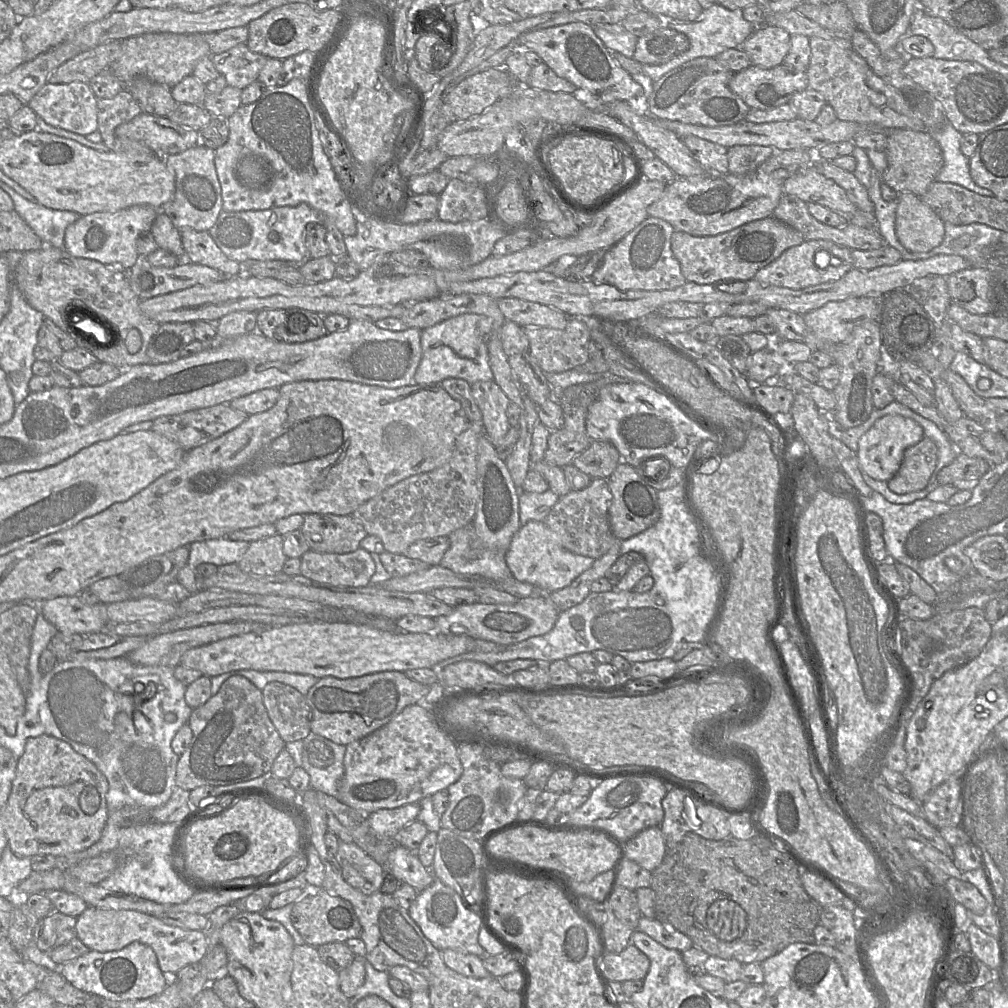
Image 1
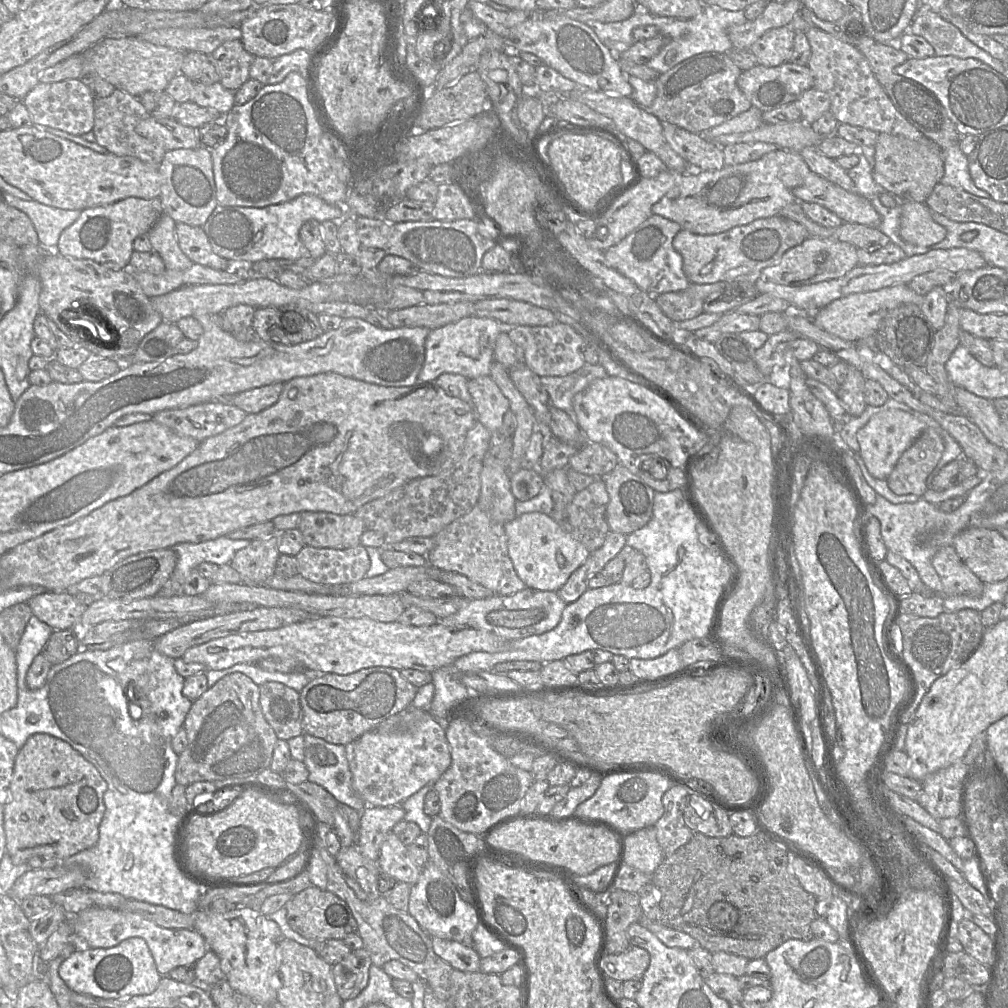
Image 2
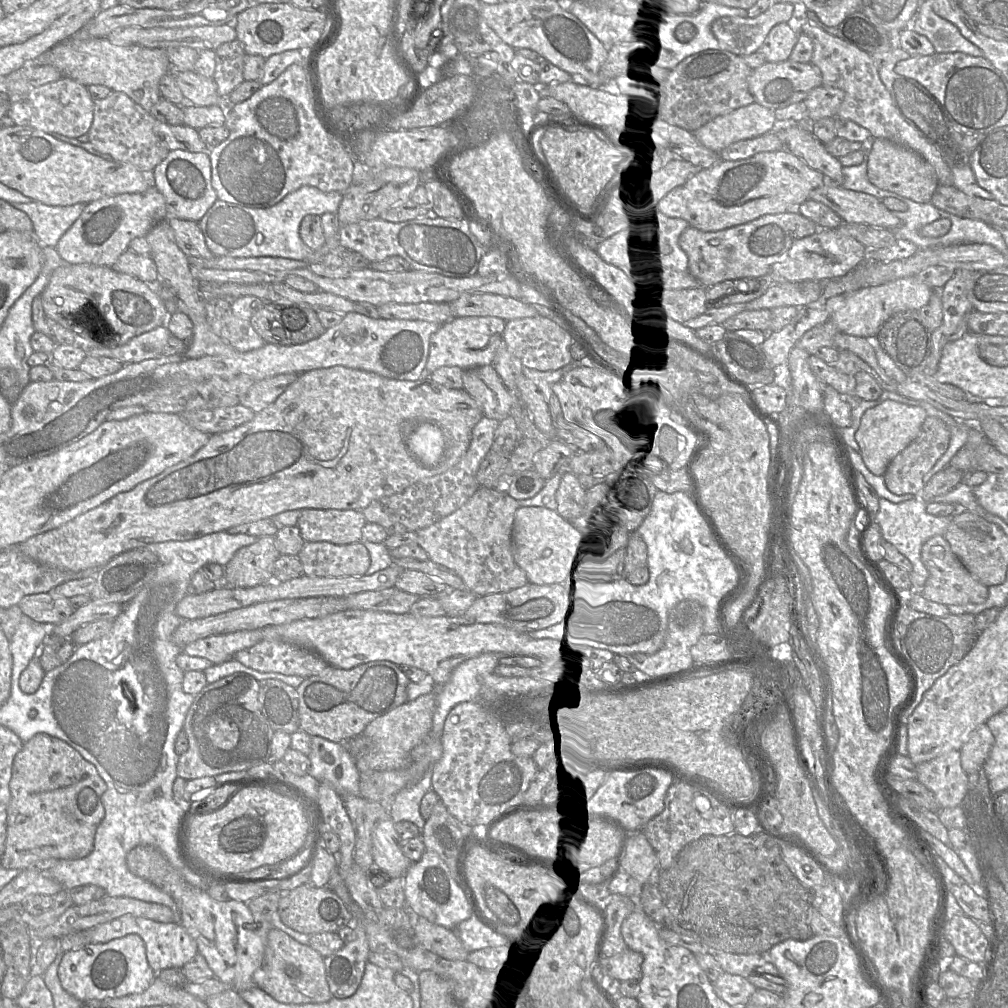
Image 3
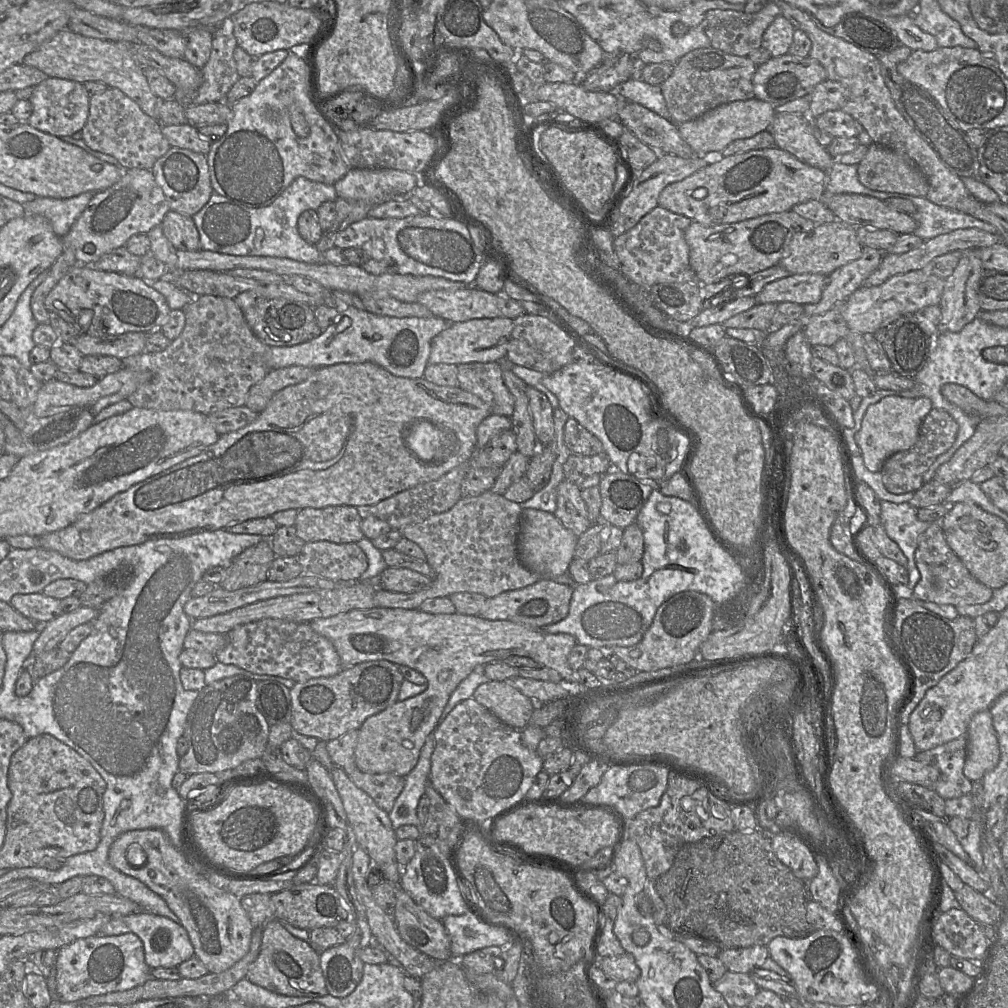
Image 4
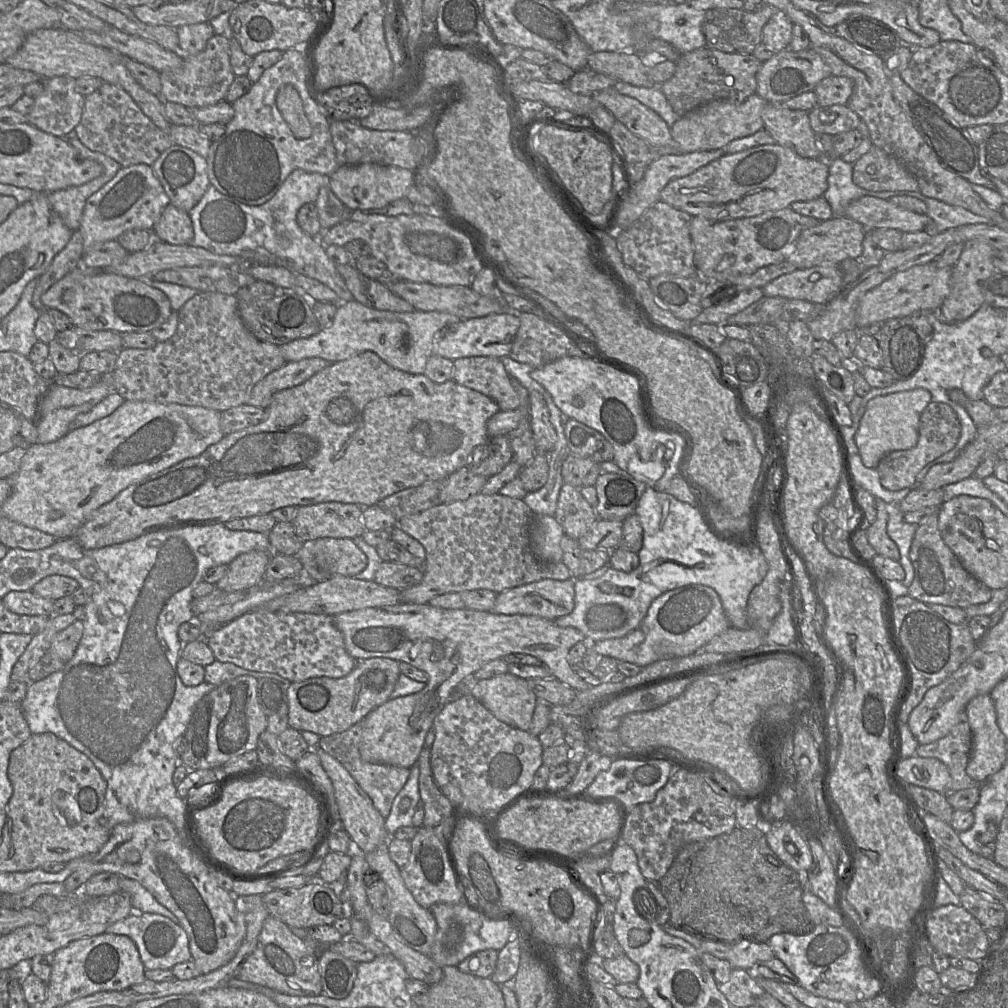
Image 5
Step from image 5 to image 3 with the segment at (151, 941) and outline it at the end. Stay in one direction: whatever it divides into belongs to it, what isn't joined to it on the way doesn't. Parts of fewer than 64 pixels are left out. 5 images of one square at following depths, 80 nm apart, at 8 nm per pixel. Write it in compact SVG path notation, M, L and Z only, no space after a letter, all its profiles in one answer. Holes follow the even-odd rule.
M124 915L110 922L99 924L86 931L89 943L106 943L128 934L138 934L144 941L149 966L156 972L172 967L183 967L198 954L196 941L181 923L161 923L151 919Z

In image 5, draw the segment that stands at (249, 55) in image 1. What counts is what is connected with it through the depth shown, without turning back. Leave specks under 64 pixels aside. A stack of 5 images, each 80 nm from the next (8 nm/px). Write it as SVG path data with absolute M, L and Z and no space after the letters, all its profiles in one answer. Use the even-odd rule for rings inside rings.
M214 34L205 49L183 58L180 68L160 73L161 94L163 101L182 104L188 109L201 108L225 100L226 93L235 78L230 64L230 43L224 35Z

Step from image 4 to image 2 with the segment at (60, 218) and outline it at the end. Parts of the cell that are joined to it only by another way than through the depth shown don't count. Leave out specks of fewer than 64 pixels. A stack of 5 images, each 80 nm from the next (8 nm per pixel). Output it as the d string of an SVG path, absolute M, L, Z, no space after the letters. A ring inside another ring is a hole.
M7 192L3 200L28 215L37 232L40 244L50 251L56 251L62 232L80 216L81 210L51 207L37 201L25 201Z

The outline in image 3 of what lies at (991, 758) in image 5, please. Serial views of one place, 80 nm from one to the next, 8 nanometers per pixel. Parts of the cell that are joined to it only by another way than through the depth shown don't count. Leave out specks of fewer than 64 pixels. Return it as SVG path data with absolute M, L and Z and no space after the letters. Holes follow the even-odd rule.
M986 725L977 726L960 749L961 767L969 775L978 772L986 762L994 745L994 736Z

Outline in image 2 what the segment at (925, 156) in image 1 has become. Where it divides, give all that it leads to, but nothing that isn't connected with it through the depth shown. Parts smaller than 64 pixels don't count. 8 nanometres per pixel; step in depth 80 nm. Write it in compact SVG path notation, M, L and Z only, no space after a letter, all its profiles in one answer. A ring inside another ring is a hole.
M888 133L878 134L872 171L875 182L892 194L925 203L944 175L942 149L927 137L911 140Z

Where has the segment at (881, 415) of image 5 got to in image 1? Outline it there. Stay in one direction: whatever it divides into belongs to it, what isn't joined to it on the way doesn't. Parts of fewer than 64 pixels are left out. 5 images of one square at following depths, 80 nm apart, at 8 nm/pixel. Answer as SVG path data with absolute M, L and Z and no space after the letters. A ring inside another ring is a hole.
M885 415L859 439L857 458L861 472L878 481L889 481L899 470L904 452L924 437L921 425L902 415Z

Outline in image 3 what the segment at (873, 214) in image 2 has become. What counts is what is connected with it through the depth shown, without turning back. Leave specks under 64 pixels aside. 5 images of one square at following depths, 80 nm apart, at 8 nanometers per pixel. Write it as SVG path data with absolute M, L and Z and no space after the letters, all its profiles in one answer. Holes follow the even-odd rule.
M826 182L812 190L809 199L823 203L833 210L845 223L861 223L895 230L901 220L893 211L871 194L845 189Z

